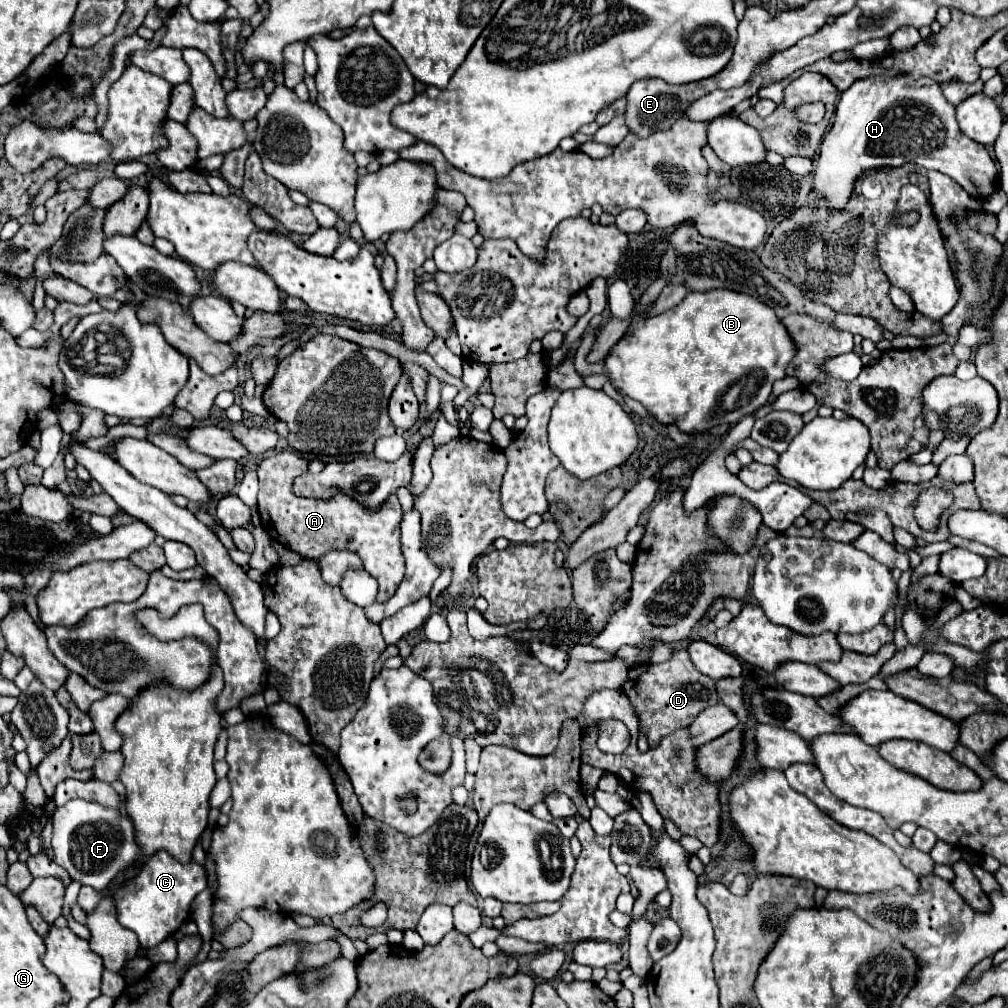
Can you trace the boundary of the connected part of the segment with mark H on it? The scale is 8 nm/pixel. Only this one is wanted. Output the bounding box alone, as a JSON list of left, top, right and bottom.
[811,76,999,212]

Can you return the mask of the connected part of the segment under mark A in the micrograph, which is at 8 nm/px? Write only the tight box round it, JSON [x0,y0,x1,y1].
[257,450,405,602]

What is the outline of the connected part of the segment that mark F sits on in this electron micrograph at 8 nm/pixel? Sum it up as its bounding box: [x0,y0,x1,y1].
[53,800,139,890]

